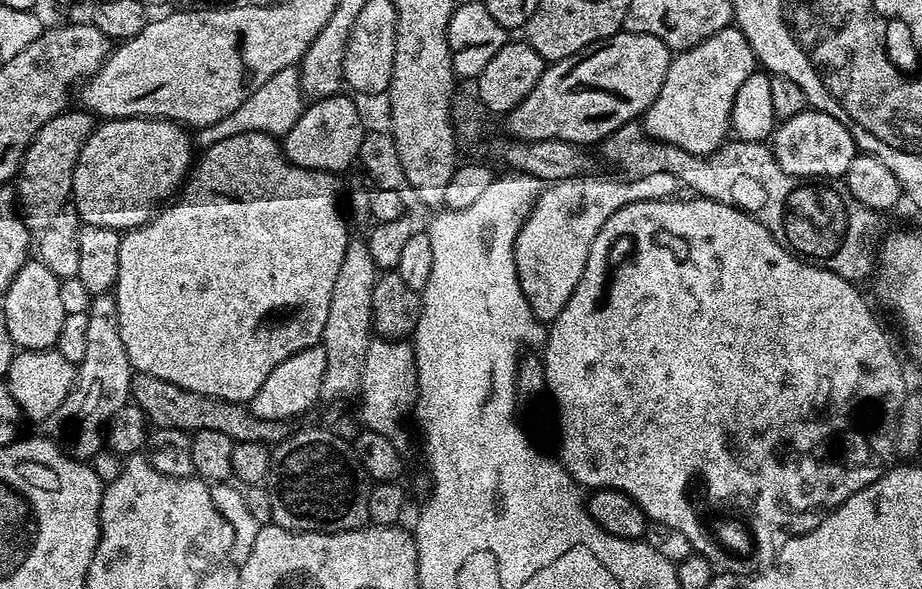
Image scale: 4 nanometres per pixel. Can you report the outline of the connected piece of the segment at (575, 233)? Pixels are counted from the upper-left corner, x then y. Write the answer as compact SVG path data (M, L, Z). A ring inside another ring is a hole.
M659 172L639 178L620 178L624 180L588 180L589 178L573 178L557 180L549 183L541 191L536 205L526 218L522 230L516 239L516 273L524 297L532 308L532 313L541 322L551 322L562 314L566 302L570 302L570 294L578 286L582 274L586 270L586 258L590 258L590 246L594 246L594 238L598 238L598 230L624 204L633 204L639 200L653 198L672 198L681 191L682 185L674 174Z

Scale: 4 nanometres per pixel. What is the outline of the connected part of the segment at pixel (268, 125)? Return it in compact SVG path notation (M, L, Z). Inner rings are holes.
M295 67L278 70L274 78L262 82L262 86L255 88L242 102L242 106L238 106L238 110L234 110L217 124L199 129L195 133L194 140L197 145L207 146L222 142L222 138L234 138L234 134L246 134L247 132L267 132L270 136L280 138L290 127L288 112L299 114L304 111L305 107L306 97L300 83L299 71Z

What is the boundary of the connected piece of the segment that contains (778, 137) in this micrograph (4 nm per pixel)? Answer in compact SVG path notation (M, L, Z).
M815 110L794 114L794 118L779 121L771 137L770 147L778 166L782 166L786 174L805 178L843 177L852 159L858 155L850 130L846 130L846 126L838 122L838 118L830 118L830 114Z

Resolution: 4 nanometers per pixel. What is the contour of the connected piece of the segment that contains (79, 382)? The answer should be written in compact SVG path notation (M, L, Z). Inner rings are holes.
M115 295L93 296L92 306L87 313L86 358L82 358L77 367L72 393L66 398L66 402L62 402L62 406L58 406L54 417L55 435L62 441L63 447L76 459L85 462L91 461L91 456L98 455L100 448L102 452L102 429L110 416L122 405L129 403L134 375L118 330Z

